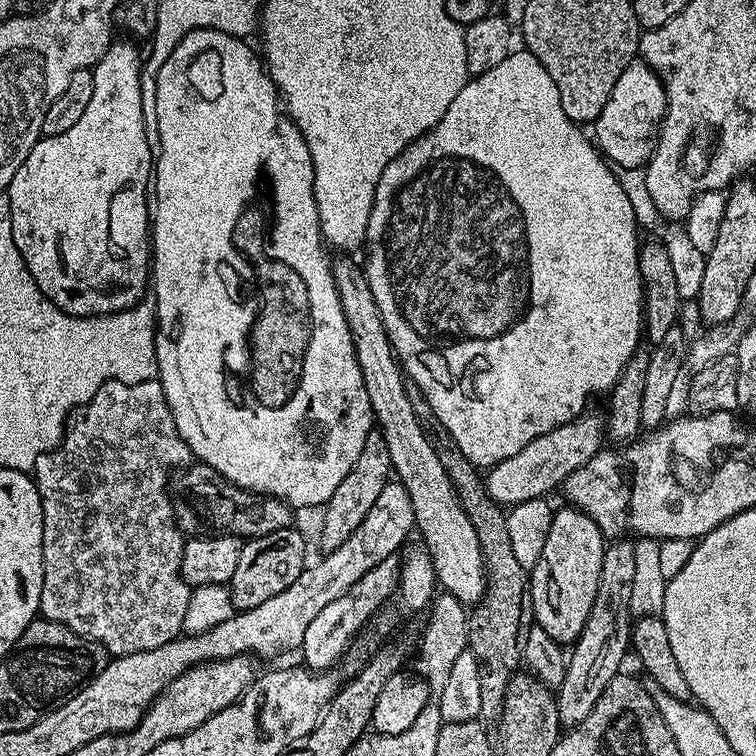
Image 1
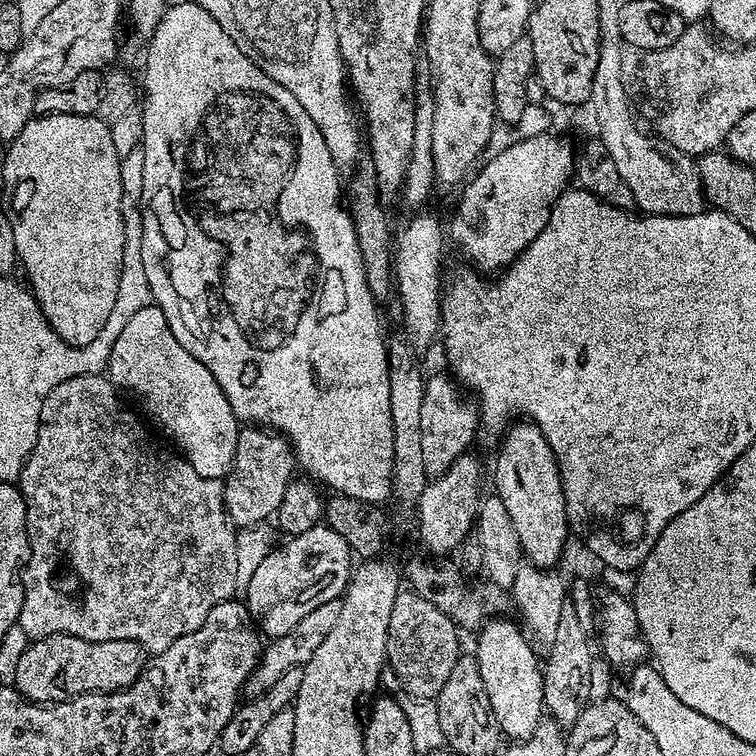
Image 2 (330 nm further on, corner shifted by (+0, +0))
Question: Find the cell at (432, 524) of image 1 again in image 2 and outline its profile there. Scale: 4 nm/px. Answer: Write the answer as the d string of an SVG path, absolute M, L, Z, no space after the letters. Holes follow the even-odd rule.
M508 618L489 619L479 629L480 641L476 644L474 655L501 733L505 737L513 736L513 741L523 742L532 737L546 712L542 660L528 645L529 637L522 631L521 625L504 619Z

